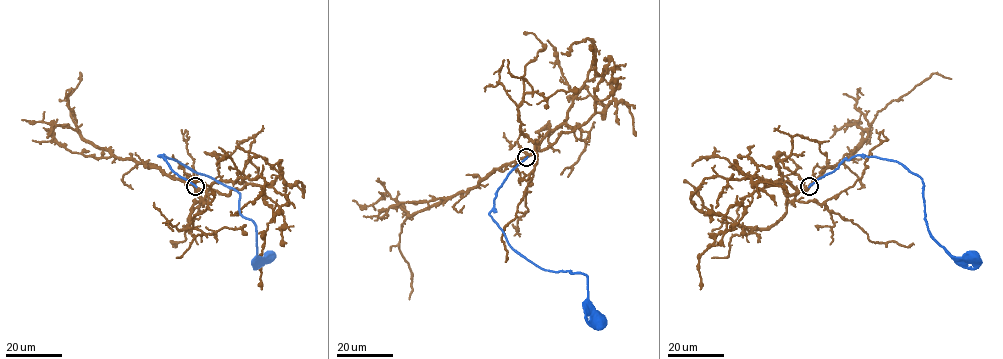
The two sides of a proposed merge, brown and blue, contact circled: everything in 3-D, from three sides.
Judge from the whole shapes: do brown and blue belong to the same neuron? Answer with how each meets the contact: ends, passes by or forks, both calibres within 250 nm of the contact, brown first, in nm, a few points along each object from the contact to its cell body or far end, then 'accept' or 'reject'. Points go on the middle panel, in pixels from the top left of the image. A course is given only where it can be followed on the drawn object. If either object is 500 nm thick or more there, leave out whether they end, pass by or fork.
brown passes by | blue ends | 360/320 nm | brown via (526, 157), (504, 164), (473, 188), (446, 197), (403, 222), (399, 248), (412, 274), (412, 291), (409, 299) | blue via (526, 157), (496, 192), (490, 213), (492, 220), (508, 244), (536, 264), (585, 274), (587, 299), (600, 318) | accept

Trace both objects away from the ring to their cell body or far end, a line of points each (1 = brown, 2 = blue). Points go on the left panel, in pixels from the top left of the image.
1: (195, 186), (88, 143), (72, 119), (68, 100), (78, 79)
2: (195, 186), (159, 155), (234, 188), (239, 194), (239, 213), (254, 224), (256, 255), (269, 257)

